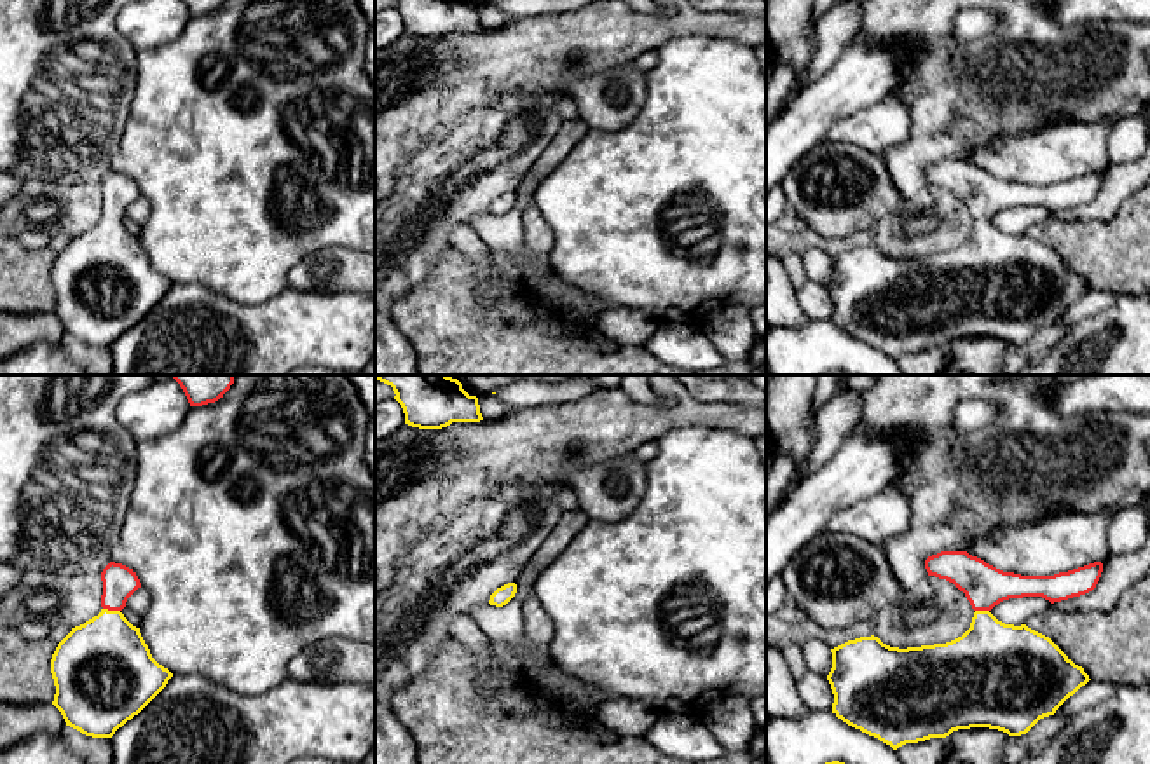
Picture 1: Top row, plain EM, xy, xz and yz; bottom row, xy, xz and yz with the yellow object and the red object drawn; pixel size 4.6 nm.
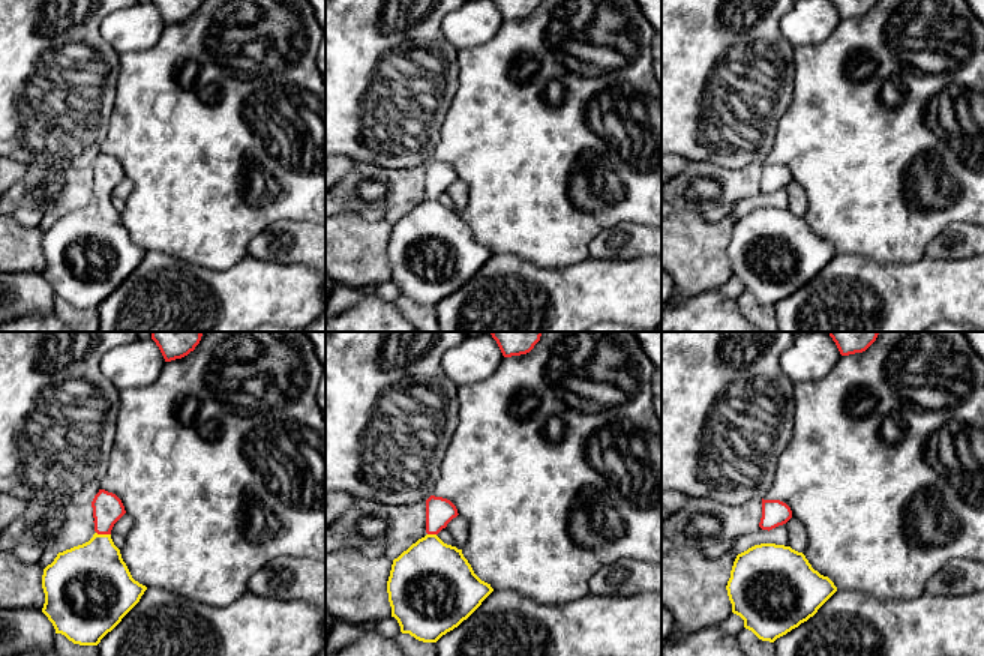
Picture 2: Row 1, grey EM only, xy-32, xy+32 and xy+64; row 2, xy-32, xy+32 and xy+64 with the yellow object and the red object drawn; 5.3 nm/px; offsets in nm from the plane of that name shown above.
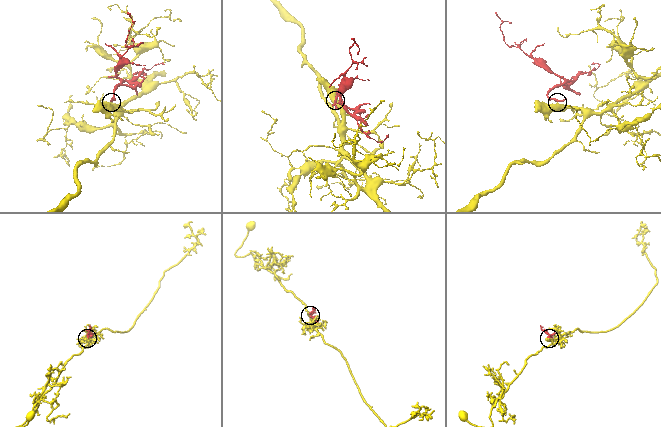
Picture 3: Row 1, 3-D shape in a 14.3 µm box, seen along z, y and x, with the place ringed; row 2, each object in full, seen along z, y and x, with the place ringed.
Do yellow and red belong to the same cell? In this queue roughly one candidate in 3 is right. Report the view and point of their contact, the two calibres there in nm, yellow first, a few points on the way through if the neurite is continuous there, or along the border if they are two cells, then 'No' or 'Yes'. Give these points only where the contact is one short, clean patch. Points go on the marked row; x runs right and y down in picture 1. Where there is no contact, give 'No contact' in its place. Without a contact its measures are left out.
Touches yellow at xy (112, 611). Thickness 420 nm (yellow) against 160 nm. Yes

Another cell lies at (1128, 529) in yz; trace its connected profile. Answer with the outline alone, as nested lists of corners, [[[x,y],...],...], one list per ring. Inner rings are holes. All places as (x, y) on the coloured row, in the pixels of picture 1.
[[[1141,506],[1119,509],[1108,527],[1110,555],[1138,551],[1148,535],[1148,513]]]

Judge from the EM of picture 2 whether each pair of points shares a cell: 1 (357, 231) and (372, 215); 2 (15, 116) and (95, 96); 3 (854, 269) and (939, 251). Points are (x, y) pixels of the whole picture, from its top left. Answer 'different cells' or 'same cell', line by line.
1: different cells
2: same cell
3: different cells

